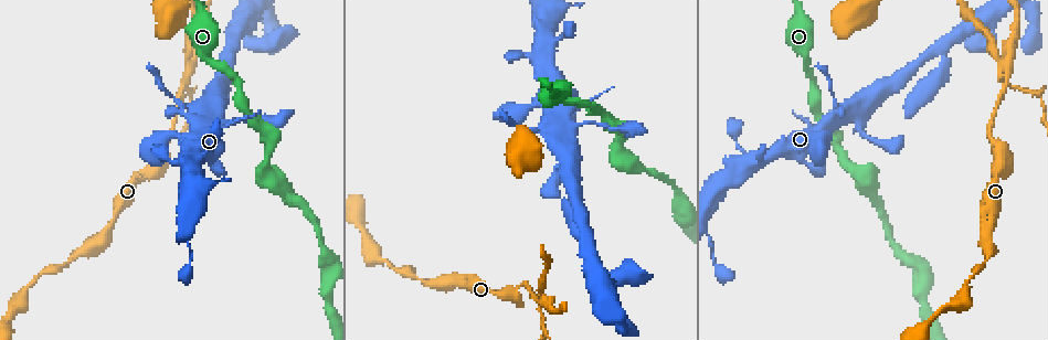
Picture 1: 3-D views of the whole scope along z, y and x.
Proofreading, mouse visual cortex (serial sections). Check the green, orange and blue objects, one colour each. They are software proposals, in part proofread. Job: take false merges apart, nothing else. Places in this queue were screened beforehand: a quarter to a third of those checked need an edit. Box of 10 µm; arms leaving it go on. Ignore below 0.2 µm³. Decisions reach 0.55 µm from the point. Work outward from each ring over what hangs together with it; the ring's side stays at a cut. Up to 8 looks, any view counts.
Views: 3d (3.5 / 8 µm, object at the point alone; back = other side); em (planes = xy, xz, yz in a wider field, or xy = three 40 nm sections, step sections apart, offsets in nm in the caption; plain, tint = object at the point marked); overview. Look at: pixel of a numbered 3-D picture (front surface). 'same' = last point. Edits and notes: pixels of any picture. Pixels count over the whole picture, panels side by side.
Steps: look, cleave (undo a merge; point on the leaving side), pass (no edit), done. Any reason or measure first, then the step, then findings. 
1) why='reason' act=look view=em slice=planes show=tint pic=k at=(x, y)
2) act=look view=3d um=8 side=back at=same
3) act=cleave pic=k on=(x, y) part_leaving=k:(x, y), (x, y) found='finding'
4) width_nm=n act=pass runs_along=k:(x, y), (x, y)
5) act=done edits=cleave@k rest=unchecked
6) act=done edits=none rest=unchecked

why='calibre changes' act=look view=3d um=3.5 pic=1 at=(988, 240)

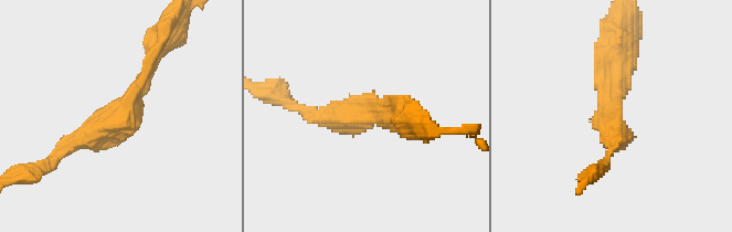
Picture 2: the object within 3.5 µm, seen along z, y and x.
arm_widths_nm=150,300 act=look view=em slice=planes show=tint pic=2 at=(119, 116)

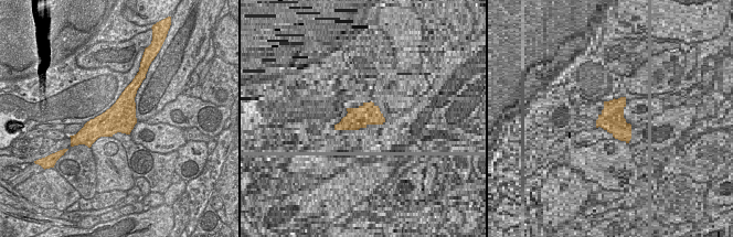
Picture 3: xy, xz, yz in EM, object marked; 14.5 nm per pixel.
act=pass runs_along=2:(150, 51), (129, 105), (59, 156) found='continuous, no second cell'

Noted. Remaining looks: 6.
why='abrupt turn' act=look view=3d um=8 side=back pic=1 at=(191, 64)

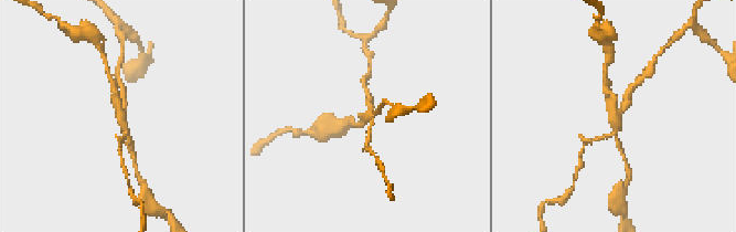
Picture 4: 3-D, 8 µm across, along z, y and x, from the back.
arms=3 arm_widths_nm=150,200,200 why='shape alone is not enough' act=look view=em slice=xy step=5 show=tint at=same

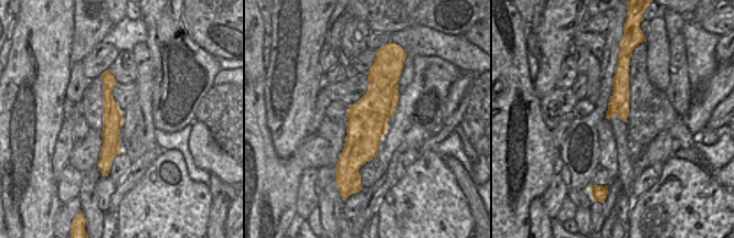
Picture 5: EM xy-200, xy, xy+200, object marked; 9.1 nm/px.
width_nm=360 act=cleave pic=4 on=(628, 95) part_leaving=4:(619, 114), (626, 93), (643, 75) found='a second cell is stuck on'

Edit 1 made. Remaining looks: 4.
why='narrows sharply' act=look view=3d um=3.5 pic=1 at=(939, 45)

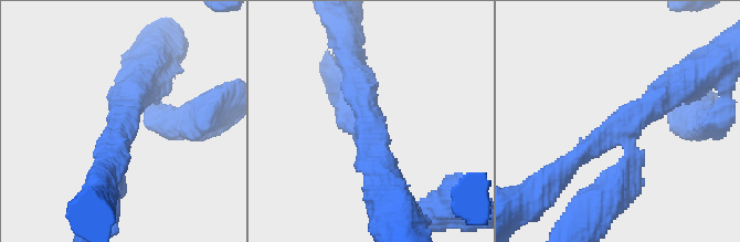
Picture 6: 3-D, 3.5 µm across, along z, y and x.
act=look view=em slice=xy step=3 show=tint pic=6 at=(622, 126)

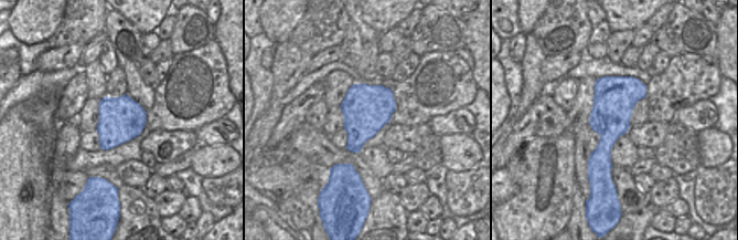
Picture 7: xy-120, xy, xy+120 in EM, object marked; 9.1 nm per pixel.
width_nm=440 act=pass runs_along=6:(563, 167), (677, 85) found='continuous, no second cell'

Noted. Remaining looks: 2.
act=done edits=cleave@4 rest=unchecked

